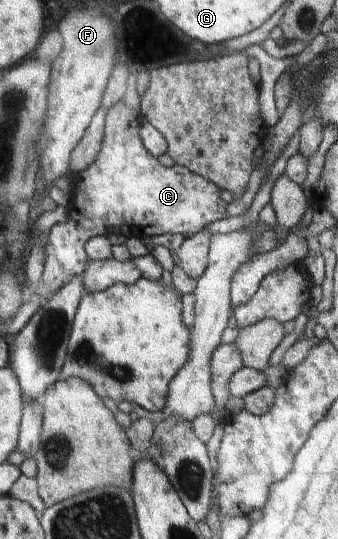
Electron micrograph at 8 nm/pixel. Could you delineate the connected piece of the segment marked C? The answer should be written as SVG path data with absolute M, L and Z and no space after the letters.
M123 100L108 109L101 151L87 169L79 172L73 189L81 200L67 207L70 219L55 224L48 235L42 281L52 292L57 293L88 269L85 245L92 236L114 233L141 238L155 231L181 233L188 238L228 217L228 203L223 201L221 189L214 181L181 164L167 167L149 153L140 133L144 121L140 109L132 109Z

